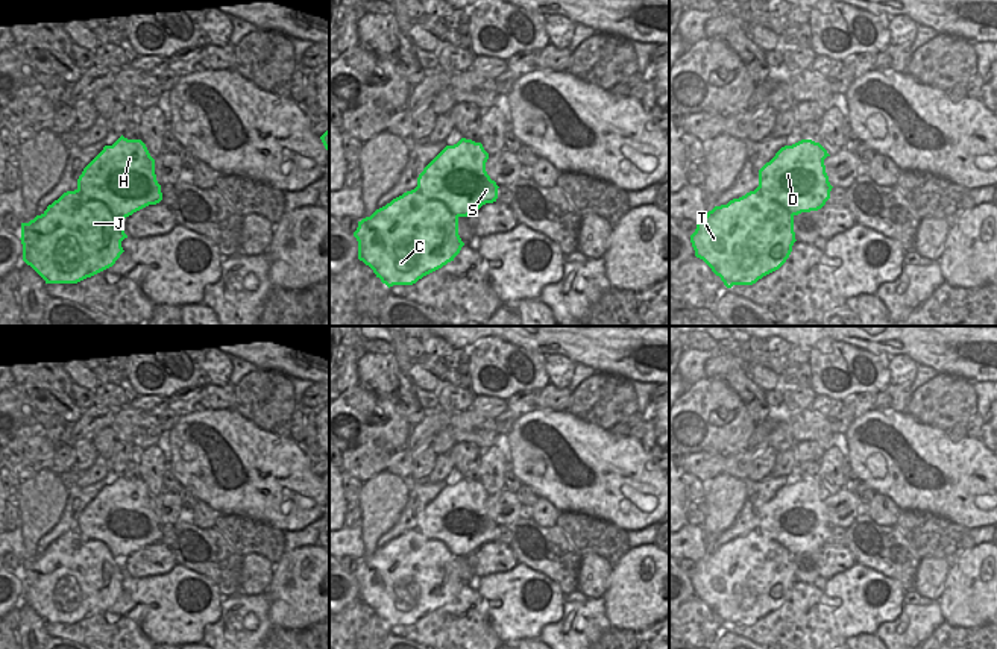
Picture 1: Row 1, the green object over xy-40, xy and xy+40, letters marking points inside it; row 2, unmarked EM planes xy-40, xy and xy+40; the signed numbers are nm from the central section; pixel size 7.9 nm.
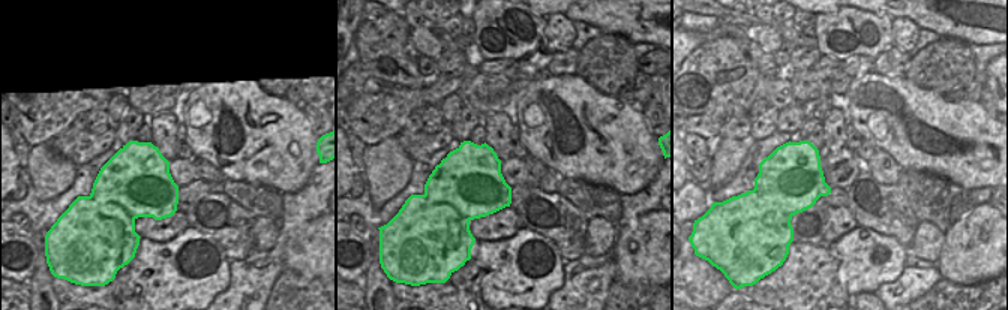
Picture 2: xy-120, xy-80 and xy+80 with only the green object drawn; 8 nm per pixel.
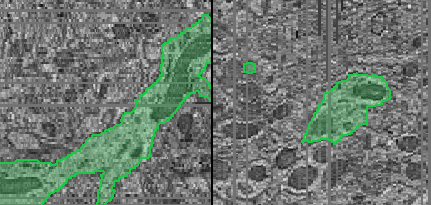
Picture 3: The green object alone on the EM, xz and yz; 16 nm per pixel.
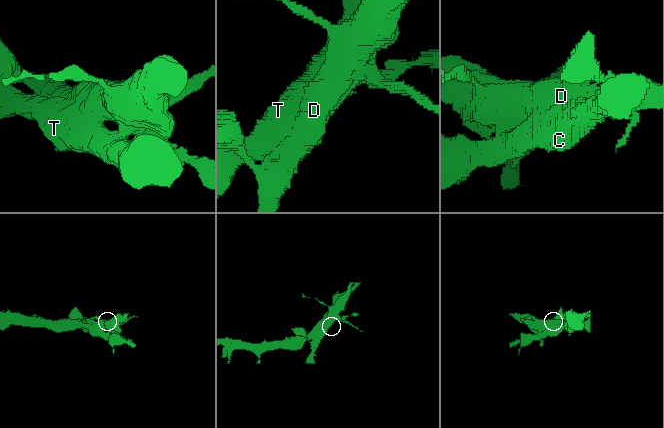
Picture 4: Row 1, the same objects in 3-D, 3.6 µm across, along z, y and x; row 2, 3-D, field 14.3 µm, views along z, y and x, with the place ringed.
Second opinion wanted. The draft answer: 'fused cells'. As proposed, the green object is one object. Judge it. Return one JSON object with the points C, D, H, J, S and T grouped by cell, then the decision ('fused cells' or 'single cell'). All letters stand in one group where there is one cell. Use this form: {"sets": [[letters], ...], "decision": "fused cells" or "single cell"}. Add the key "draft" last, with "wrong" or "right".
{"sets": [["C", "J", "T"], ["D", "H", "S"]], "decision": "fused cells", "draft": "right"}

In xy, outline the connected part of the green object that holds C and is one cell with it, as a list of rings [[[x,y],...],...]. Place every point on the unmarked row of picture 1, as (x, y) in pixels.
[[[416,528],[393,538],[354,572],[358,599],[388,628],[413,625],[460,593],[458,557]]]

